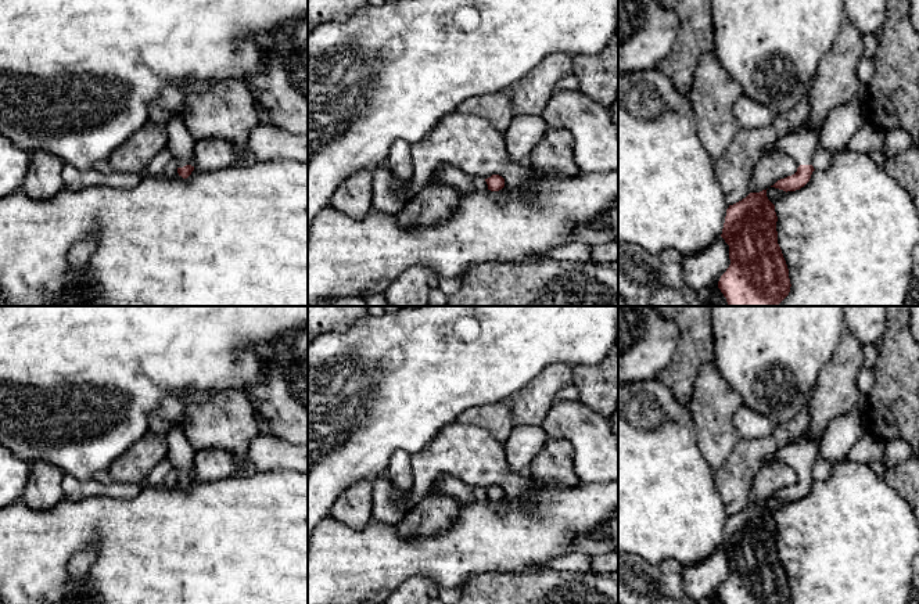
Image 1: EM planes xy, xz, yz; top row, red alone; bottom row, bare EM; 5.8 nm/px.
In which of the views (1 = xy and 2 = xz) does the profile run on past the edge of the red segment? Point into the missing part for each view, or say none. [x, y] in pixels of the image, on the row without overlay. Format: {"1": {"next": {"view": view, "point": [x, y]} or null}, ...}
{"1": {"next": {"view": "xy", "point": [180, 455]}}, "2": {"next": null}}

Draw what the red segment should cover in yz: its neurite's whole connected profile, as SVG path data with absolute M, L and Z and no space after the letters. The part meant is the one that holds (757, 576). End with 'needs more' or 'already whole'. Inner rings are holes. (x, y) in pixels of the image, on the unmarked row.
M767 500L750 503L729 515L721 547L729 556L730 575L718 592L722 604L789 604L790 589L786 571L778 554L778 526Z; already whole

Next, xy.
M172 427L166 434L168 442L168 461L177 472L177 483L183 489L187 489L194 477L191 475L194 468L194 449L183 434L182 428Z; needs more

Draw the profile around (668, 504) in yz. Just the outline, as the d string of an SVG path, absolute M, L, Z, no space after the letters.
M658 377L629 384L618 382L618 554L639 556L651 564L658 564L668 558L678 560L683 567L697 564L710 557L722 544L728 518L729 514L715 485L714 471L699 449L689 406L682 406Z

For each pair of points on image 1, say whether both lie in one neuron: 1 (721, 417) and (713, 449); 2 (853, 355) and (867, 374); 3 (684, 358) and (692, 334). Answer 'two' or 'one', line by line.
1: one
2: two
3: one

